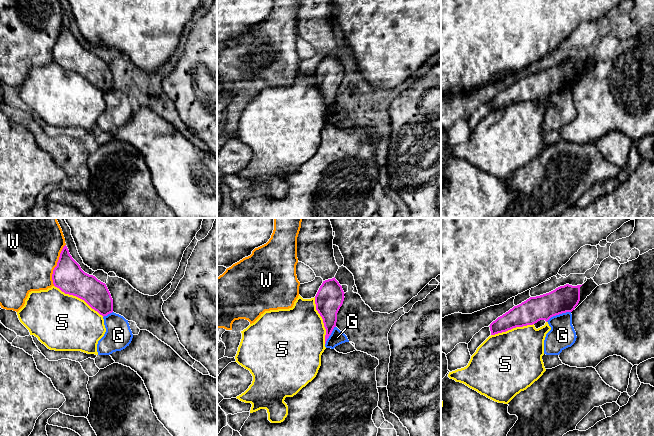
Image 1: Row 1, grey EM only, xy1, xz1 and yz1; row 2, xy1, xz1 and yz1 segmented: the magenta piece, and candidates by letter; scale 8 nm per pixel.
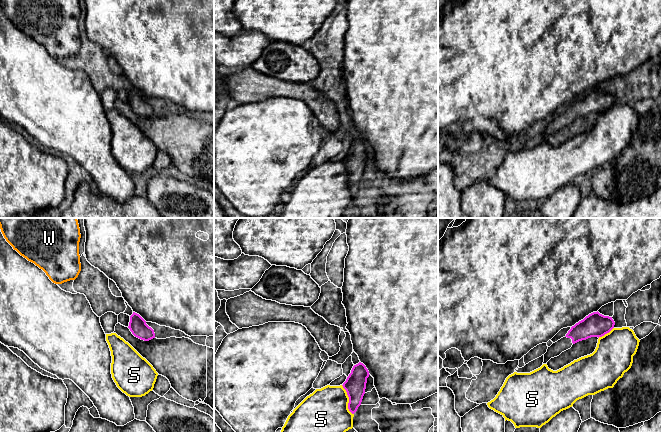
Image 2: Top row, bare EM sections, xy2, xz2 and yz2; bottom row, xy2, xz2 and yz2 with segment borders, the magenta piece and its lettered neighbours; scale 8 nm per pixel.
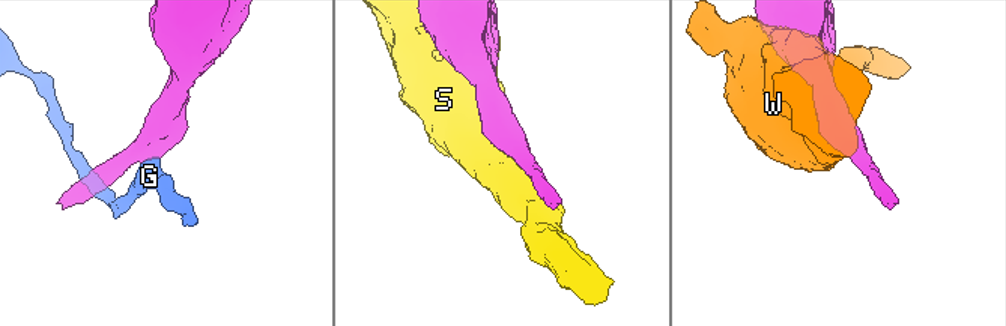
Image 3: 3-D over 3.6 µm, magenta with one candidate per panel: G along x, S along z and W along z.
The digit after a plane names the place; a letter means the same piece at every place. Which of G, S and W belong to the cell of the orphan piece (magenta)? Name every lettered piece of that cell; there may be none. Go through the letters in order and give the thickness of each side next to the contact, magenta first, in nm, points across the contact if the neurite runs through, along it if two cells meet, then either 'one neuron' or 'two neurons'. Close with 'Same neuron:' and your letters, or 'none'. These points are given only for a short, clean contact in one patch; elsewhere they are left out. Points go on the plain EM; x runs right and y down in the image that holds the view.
G: 220/220 nm | along yz1 (570, 87), (553, 91), (546, 97) | two neurons
S: 240/460 nm | two neurons
W: 240/460 nm | two neurons
Same neuron: none

